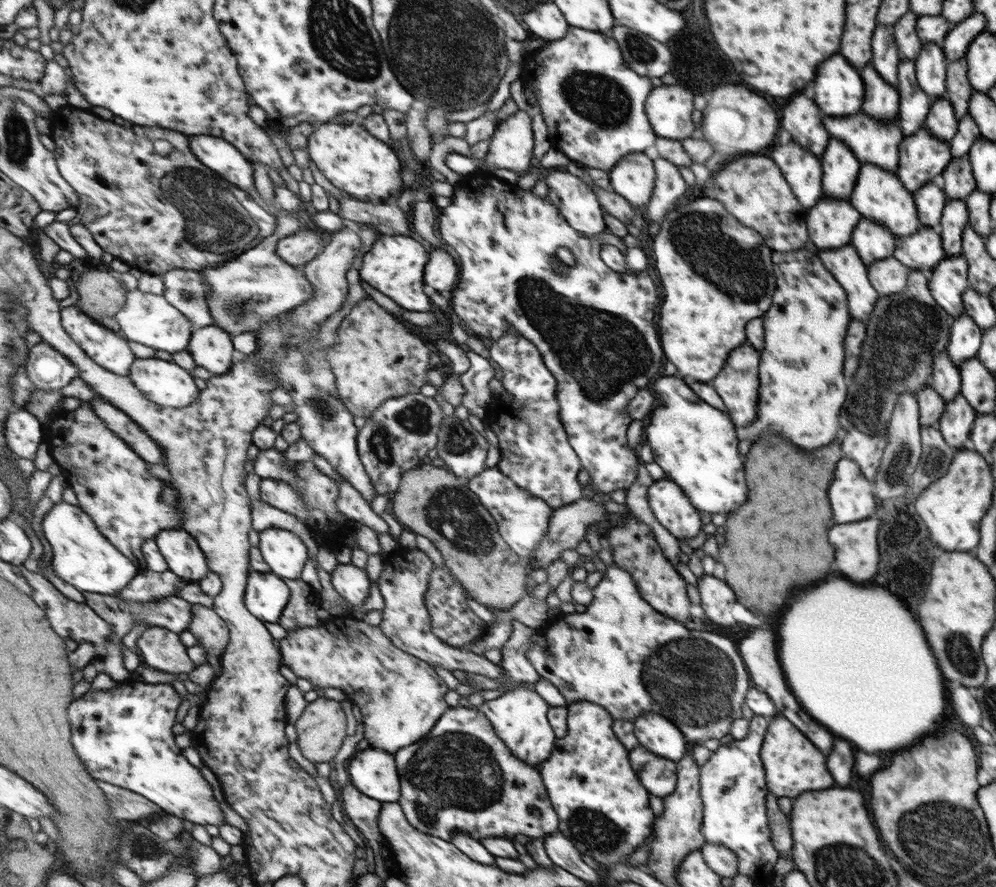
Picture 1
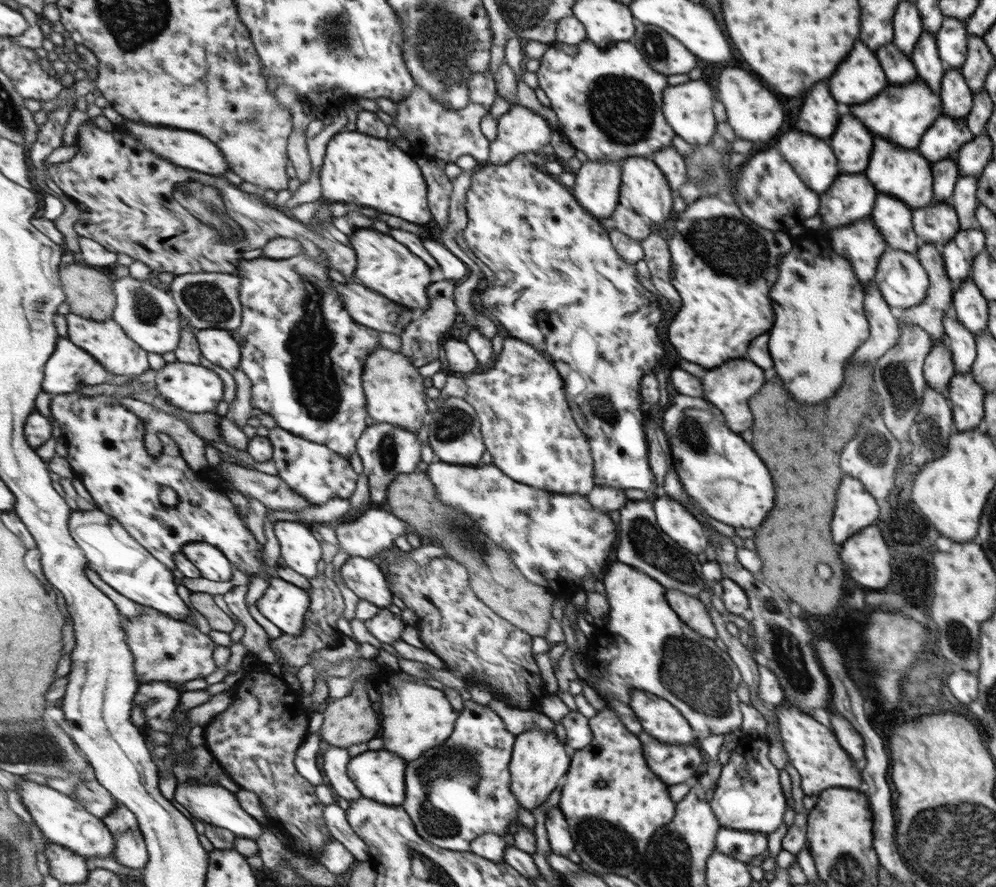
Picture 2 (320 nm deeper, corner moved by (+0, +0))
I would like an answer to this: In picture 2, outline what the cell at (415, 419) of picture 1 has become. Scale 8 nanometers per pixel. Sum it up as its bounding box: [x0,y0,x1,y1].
[358,423,421,505]

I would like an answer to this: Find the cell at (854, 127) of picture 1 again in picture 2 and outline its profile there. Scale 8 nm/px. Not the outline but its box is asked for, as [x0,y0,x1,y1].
[851,78,942,149]

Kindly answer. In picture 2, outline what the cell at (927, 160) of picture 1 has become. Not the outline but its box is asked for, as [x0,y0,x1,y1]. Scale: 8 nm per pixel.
[917,114,974,162]

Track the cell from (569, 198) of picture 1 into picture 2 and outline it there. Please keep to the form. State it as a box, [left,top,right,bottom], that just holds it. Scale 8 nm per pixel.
[573,160,622,221]

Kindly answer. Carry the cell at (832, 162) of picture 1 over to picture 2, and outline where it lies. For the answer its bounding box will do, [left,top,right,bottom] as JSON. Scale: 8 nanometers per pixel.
[831,114,873,173]

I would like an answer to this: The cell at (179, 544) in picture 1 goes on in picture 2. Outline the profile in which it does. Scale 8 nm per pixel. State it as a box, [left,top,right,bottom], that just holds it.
[182,542,235,583]

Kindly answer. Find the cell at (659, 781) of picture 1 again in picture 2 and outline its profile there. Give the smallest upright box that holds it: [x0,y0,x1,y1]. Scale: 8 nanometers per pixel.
[637,732,703,786]

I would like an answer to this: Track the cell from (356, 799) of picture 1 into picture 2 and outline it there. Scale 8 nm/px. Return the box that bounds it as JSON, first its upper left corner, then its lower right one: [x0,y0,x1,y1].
[323,746,363,803]

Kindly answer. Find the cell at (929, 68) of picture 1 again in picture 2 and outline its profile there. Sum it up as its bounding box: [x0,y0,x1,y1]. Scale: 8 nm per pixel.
[936,17,968,69]

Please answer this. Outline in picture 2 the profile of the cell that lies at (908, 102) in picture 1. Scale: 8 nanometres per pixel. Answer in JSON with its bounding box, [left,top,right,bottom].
[909,31,943,92]

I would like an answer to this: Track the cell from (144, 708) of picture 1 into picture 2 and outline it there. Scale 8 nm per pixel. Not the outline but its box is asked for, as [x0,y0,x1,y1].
[174,784,268,840]

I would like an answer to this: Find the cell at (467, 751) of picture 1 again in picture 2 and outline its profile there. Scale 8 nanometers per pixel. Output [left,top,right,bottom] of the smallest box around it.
[403,699,523,852]

